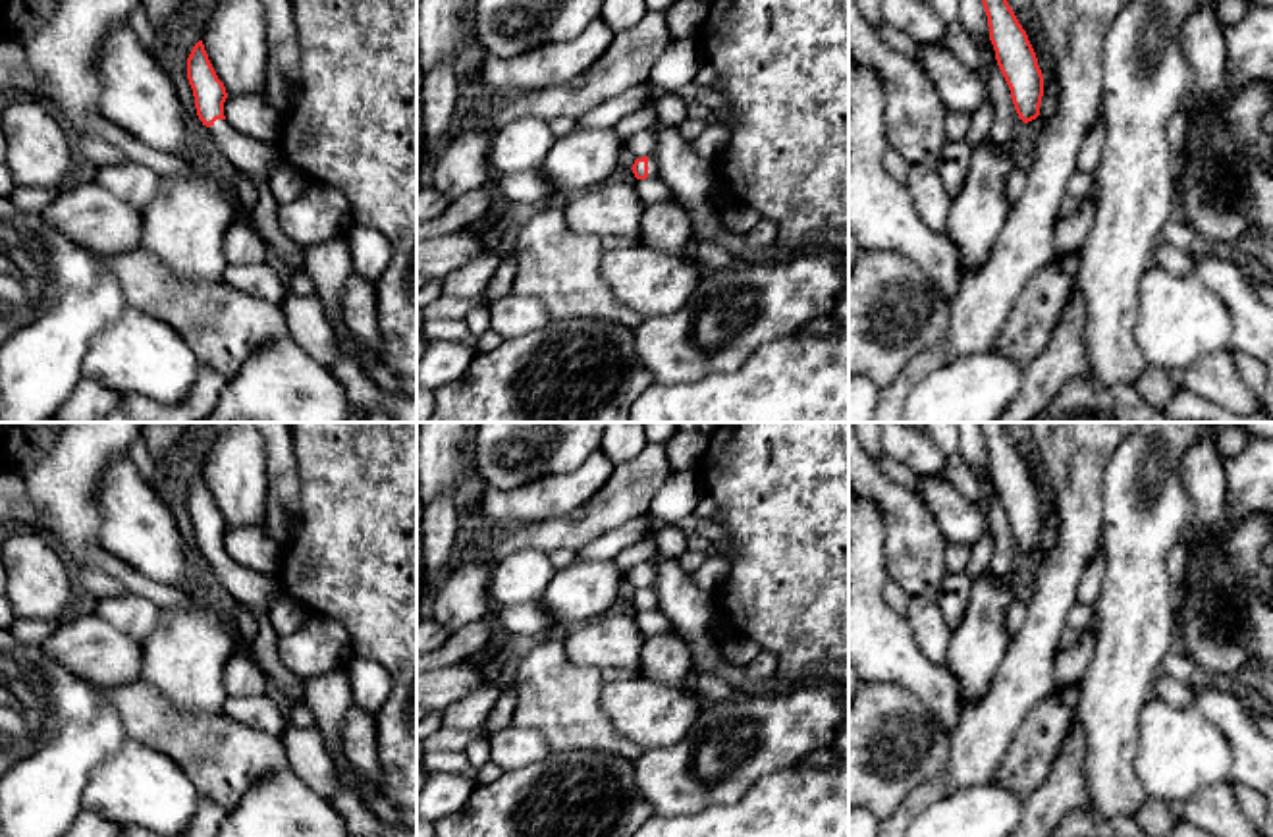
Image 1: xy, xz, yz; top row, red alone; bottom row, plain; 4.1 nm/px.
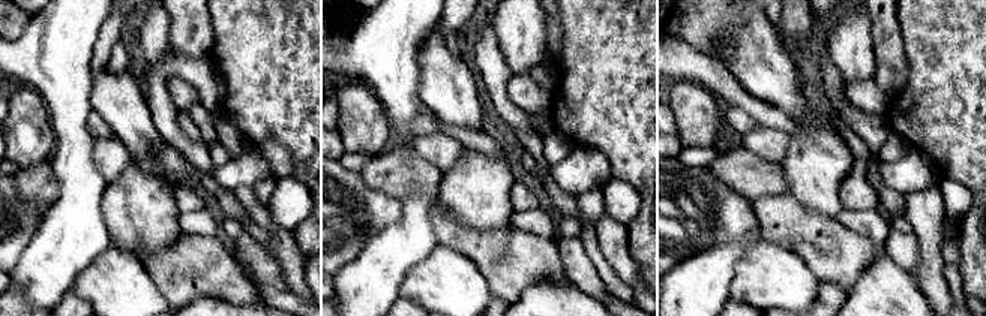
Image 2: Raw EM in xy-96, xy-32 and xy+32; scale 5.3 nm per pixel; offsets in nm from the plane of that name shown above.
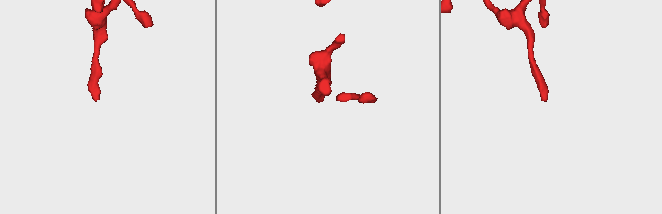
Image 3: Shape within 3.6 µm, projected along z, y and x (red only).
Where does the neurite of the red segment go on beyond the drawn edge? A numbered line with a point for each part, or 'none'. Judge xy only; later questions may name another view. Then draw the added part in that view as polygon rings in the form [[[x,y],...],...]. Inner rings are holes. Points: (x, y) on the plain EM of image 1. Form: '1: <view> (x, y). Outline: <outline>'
1: xy (243, 585). Outline: [[[216,552],[206,561],[218,582],[235,602],[270,609],[274,600],[282,594],[282,584],[276,577],[264,577],[251,571],[233,561],[226,552]]]

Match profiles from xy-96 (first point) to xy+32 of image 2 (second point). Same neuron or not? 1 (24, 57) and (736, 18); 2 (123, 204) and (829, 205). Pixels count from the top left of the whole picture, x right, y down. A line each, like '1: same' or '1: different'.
1: same
2: same

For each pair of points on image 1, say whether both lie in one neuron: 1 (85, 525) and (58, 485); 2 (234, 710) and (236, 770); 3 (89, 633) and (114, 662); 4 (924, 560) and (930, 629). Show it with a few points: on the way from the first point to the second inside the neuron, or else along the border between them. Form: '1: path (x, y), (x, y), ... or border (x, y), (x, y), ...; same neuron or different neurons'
1: path (76, 515), (66, 494); same neuron
2: border (220, 714), (276, 735); different neurons
3: path (91, 641), (107, 656); same neuron
4: path (922, 577), (924, 612); same neuron

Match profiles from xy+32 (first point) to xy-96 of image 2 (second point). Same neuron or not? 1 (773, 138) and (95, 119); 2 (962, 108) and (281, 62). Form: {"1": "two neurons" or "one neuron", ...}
{"1": "two neurons", "2": "one neuron"}

